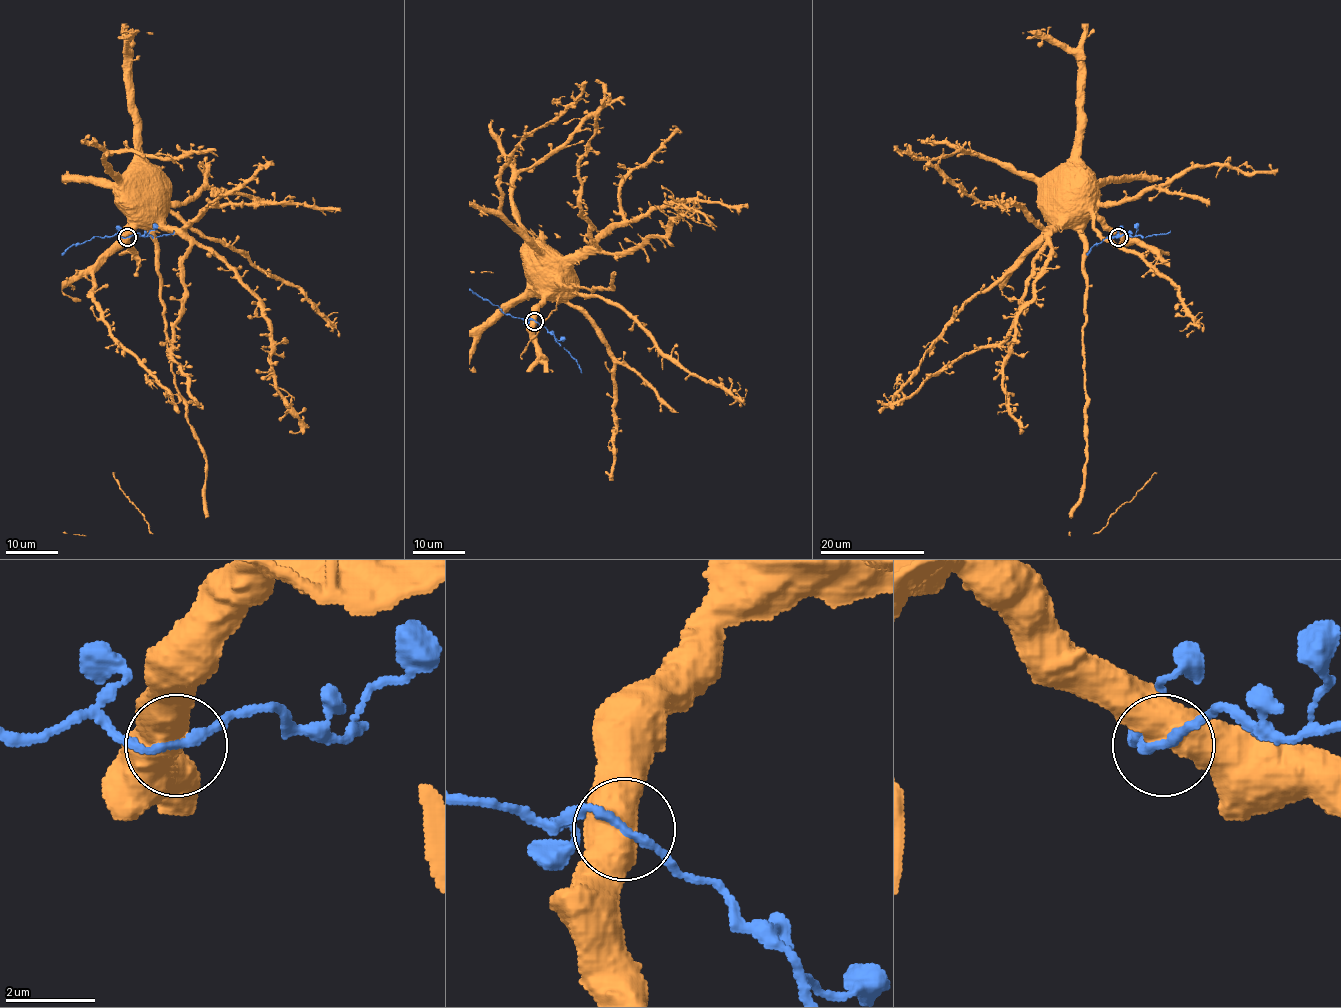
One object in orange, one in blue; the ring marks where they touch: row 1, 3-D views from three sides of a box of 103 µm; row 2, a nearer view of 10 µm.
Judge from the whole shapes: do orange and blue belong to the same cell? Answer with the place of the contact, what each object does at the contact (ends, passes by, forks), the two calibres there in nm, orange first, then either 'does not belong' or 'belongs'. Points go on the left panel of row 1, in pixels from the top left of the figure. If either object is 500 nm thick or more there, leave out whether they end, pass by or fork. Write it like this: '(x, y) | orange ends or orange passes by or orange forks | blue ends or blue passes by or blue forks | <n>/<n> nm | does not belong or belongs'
(127, 237) | 650/170 nm | belongs

